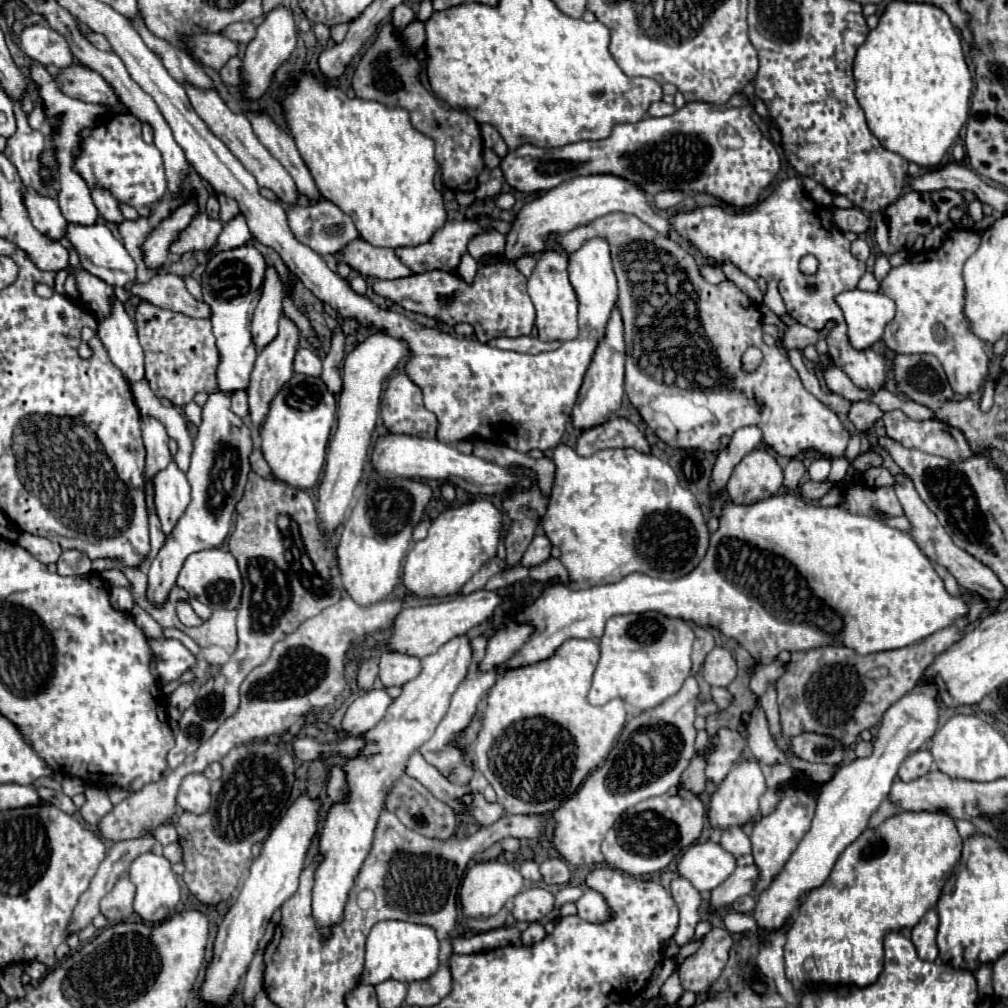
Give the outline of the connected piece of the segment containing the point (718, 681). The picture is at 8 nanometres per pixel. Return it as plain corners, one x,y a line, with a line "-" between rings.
714,647
706,655
702,675
712,687
728,687
730,681
736,677
736,673
738,673
738,667
728,649

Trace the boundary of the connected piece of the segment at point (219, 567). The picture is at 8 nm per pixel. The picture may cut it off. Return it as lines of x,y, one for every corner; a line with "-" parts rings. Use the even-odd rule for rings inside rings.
208,549
208,551
192,553
184,561
184,567
180,569
176,585
186,589
192,597
196,597
200,603
204,603
204,605
208,605
212,609
216,609
216,607
236,609
240,605
242,577
240,577
236,559
224,549

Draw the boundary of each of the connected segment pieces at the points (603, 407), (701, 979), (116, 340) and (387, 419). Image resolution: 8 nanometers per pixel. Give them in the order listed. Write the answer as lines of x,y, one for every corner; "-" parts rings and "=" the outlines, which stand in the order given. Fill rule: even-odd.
620,309
612,311
606,329
604,329
604,339
596,347
596,355
592,357
592,363
588,365
588,371
584,375
584,383
580,387
580,395
576,399
574,411
572,411
572,421
576,427
594,427
606,421
610,413
614,413
624,395
624,329
622,329
622,317
=
712,927
708,935
704,935
702,945
684,959
678,969
680,985
684,991
706,993
720,977
728,953
732,947
732,937
722,927
=
112,297
110,313
100,321
98,337
110,353
110,359
130,383
136,383
144,377
144,353
138,343
136,327
128,313
124,311
124,303
=
396,375
382,395
382,419
390,433
414,437
436,437
438,419
422,403
422,391
408,379

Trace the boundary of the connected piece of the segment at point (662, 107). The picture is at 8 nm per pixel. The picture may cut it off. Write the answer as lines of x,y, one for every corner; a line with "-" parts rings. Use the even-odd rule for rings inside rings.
658,101
658,103
652,103
650,109
648,109
648,115
650,117
664,117
664,115
672,115
676,111
674,105
666,105
664,101

